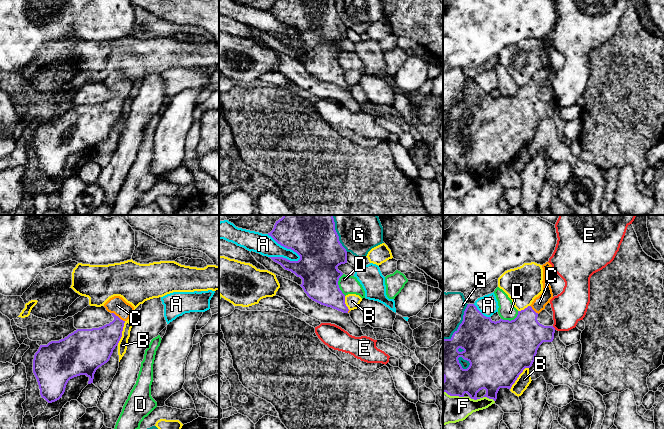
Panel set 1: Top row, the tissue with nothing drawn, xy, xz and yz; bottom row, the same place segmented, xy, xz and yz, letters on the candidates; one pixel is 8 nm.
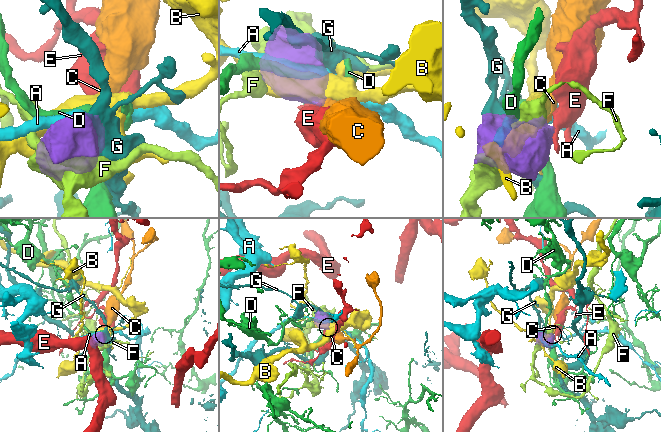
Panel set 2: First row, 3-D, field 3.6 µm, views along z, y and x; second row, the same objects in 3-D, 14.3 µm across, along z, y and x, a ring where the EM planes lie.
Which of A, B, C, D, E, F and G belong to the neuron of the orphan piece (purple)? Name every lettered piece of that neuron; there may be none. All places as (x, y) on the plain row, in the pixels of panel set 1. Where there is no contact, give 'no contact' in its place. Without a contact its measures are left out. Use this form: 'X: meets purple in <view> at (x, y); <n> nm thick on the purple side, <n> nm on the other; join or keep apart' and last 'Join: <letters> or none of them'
A: meets purple in xz at (284, 22); 320 nm thick on the purple side, 160 nm on the other; keep apart
B: meets purple in yz at (518, 152); 500 nm thick on the purple side, 110 nm on the other; keep apart
C: meets purple in xy at (117, 92); 240 nm thick on the purple side, 140 nm on the other; join
D: meets purple in xz at (338, 61); 320 nm thick on the purple side, 150 nm on the other; keep apart
E: meets purple in yz at (554, 104); 300 nm thick on the purple side, 280 nm on the other; keep apart
F: meets purple in yz at (482, 173); 360 nm thick on the purple side, 200 nm on the other; keep apart
G: meets purple in yz at (460, 140); 360 nm thick on the purple side, 70 nm on the other; keep apart
Join: C

